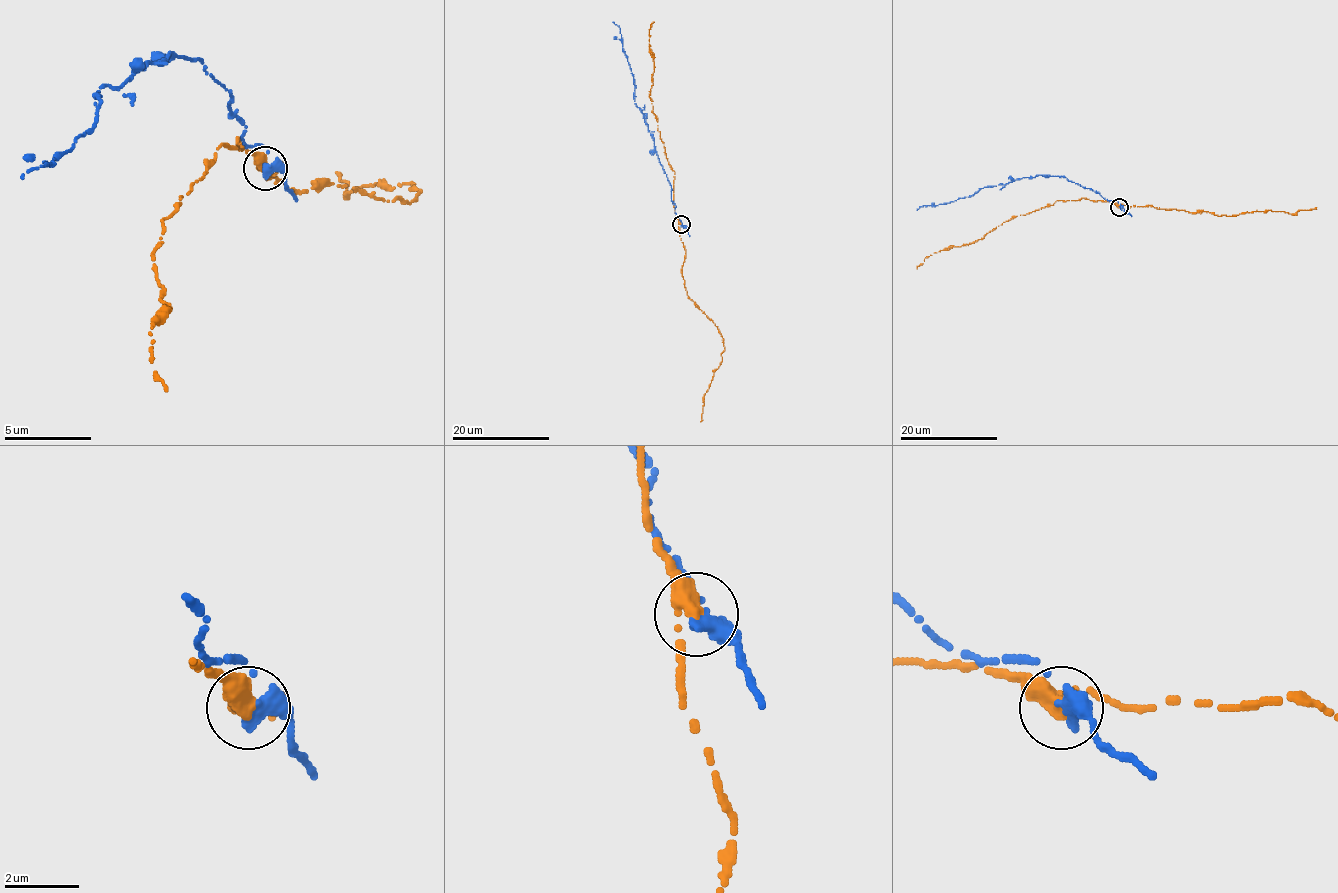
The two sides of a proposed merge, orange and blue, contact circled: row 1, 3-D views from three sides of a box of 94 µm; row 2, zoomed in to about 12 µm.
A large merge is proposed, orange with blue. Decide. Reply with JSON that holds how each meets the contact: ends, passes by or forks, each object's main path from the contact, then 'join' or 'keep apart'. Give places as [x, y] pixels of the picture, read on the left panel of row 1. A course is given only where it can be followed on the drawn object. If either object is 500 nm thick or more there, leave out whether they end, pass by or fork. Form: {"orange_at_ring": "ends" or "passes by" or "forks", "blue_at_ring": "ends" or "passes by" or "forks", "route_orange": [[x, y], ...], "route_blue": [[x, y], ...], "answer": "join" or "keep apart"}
{"route_orange": [[264, 167], [238, 136], [221, 145], [164, 219], [151, 254], [168, 311], [151, 346], [168, 390]], "route_blue": [[269, 167], [199, 58], [168, 53], [98, 88], [94, 128], [19, 176]], "answer": "keep apart"}

